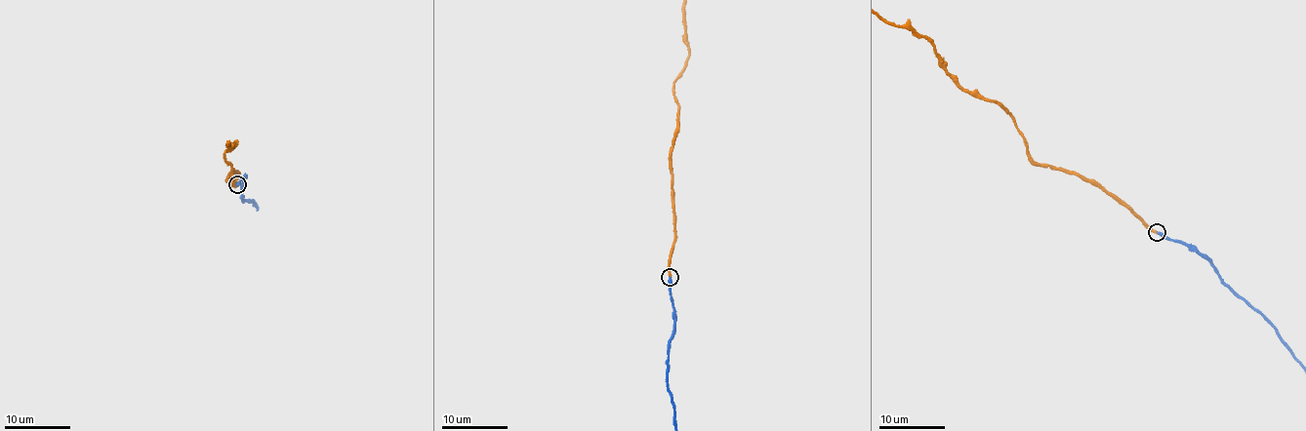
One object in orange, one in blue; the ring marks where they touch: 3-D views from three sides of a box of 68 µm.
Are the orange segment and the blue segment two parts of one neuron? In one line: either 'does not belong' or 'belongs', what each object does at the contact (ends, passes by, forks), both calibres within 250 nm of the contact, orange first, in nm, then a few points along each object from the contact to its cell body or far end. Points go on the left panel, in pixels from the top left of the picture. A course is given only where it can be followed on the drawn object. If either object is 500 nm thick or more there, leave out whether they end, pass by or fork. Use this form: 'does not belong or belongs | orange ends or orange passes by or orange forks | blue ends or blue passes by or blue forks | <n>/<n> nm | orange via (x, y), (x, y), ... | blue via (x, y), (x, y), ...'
belongs | orange ends | blue ends | 320/320 nm

